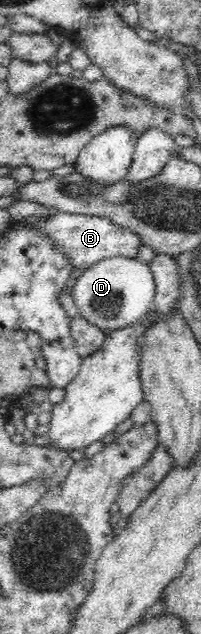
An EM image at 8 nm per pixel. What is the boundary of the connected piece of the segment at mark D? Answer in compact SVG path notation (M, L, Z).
M113 257L84 269L82 275L75 280L73 291L70 292L80 318L108 333L142 322L154 302L156 282L149 264L141 263L137 258Z

